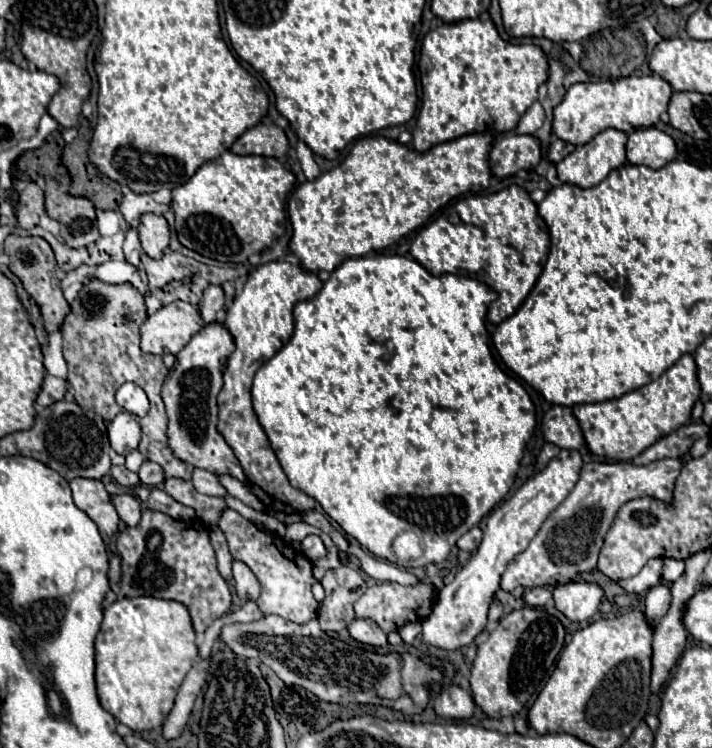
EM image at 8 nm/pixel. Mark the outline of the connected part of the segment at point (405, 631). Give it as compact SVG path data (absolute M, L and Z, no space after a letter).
M407 623L398 630L403 642L405 644L412 644L415 638L421 633L421 623Z

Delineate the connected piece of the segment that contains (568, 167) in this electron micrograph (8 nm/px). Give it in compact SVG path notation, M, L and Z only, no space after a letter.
M605 129L601 133L597 133L589 143L577 147L573 153L569 153L561 163L557 163L557 177L563 183L571 183L577 187L595 187L599 185L609 171L619 169L627 163L627 155L625 155L625 145L627 145L627 135L619 129Z

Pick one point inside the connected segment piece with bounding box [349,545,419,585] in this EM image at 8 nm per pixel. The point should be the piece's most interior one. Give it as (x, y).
(378, 570)

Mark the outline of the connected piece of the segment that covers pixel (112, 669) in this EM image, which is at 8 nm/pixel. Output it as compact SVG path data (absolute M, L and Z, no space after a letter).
M135 597L105 607L95 641L95 681L101 707L133 731L161 727L169 715L177 689L197 661L195 633L181 603Z

